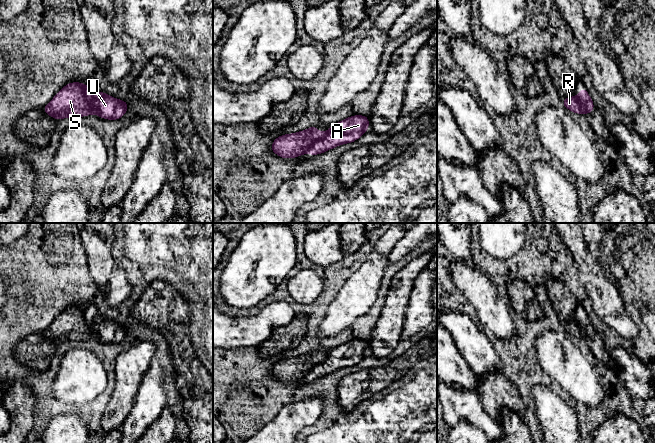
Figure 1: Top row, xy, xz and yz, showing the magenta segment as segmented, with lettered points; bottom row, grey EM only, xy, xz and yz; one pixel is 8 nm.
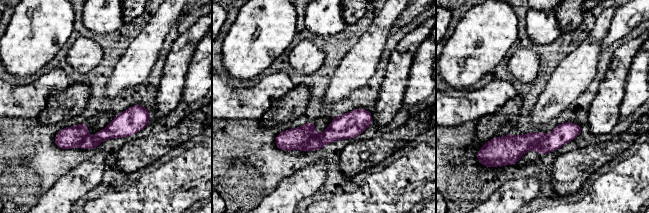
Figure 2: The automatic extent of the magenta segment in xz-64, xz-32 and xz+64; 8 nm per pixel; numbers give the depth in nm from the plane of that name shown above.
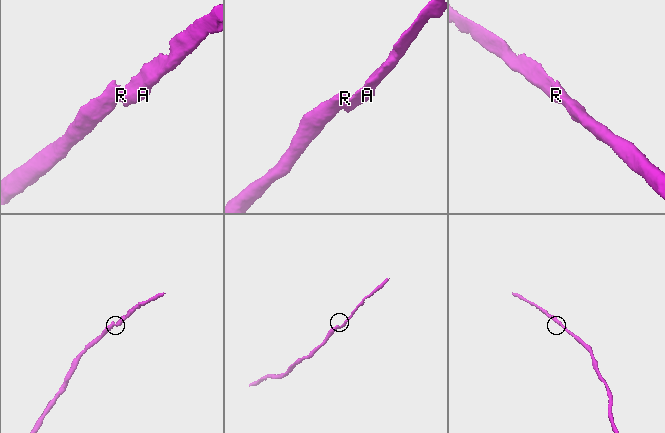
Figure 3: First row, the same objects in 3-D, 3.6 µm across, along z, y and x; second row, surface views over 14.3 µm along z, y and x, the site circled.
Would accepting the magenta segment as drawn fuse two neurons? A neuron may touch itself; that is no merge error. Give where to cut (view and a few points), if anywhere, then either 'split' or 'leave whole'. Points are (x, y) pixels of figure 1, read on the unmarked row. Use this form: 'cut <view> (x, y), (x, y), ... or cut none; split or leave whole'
cut xy (84, 310), (84, 319), (95, 336); split

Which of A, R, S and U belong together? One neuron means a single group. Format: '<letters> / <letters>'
A U / R S

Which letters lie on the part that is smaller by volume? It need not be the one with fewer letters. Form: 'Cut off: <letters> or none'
Cut off: A, U

